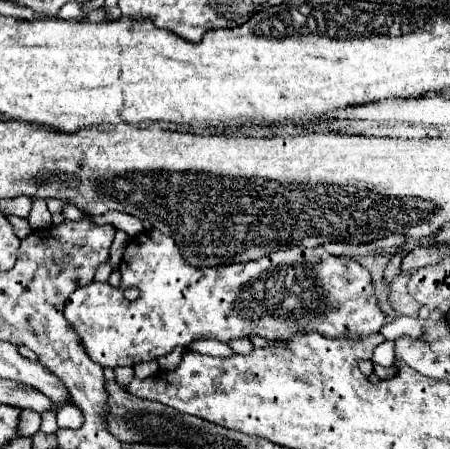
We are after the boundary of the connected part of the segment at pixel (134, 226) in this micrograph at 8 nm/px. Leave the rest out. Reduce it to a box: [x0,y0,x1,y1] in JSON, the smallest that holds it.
[92,212,144,236]

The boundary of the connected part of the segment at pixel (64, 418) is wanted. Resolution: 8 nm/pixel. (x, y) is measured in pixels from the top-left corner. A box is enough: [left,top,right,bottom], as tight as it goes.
[58,404,84,428]

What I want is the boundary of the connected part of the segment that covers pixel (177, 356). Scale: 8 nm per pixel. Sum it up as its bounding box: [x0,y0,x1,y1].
[158,348,184,370]

